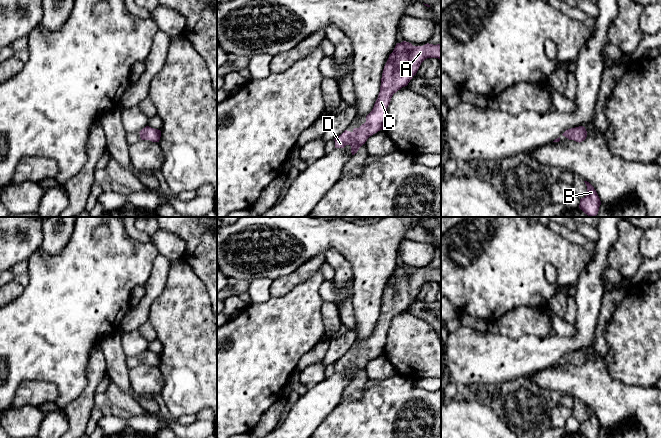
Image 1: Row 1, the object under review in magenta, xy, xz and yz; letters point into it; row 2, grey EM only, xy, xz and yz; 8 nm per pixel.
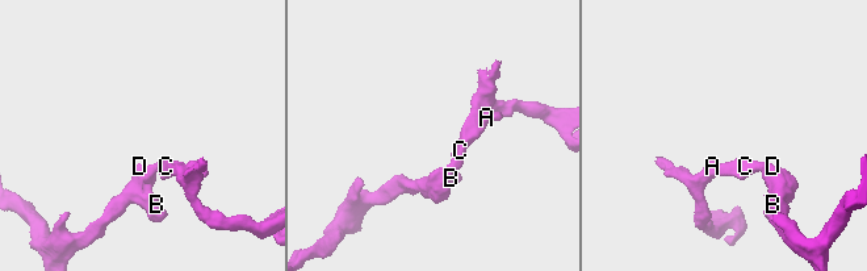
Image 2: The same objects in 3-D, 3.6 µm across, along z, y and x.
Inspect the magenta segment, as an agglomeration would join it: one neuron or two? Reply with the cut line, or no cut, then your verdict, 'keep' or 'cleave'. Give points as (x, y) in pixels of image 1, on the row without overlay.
cut none; keep

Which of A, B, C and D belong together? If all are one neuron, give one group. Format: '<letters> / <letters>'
A B C D

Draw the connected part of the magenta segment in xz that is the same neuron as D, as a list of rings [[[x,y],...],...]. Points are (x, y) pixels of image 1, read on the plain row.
[[[406,265],[397,267],[384,290],[380,316],[372,335],[366,340],[366,346],[352,356],[345,354],[335,362],[335,372],[350,369],[354,379],[370,360],[382,354],[393,318],[408,309],[427,282],[440,283],[441,268],[413,270]]]

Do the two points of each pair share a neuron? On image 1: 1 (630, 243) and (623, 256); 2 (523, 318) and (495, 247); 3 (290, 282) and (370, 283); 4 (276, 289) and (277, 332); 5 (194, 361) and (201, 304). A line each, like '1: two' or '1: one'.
1: one
2: two
3: two
4: two
5: one

